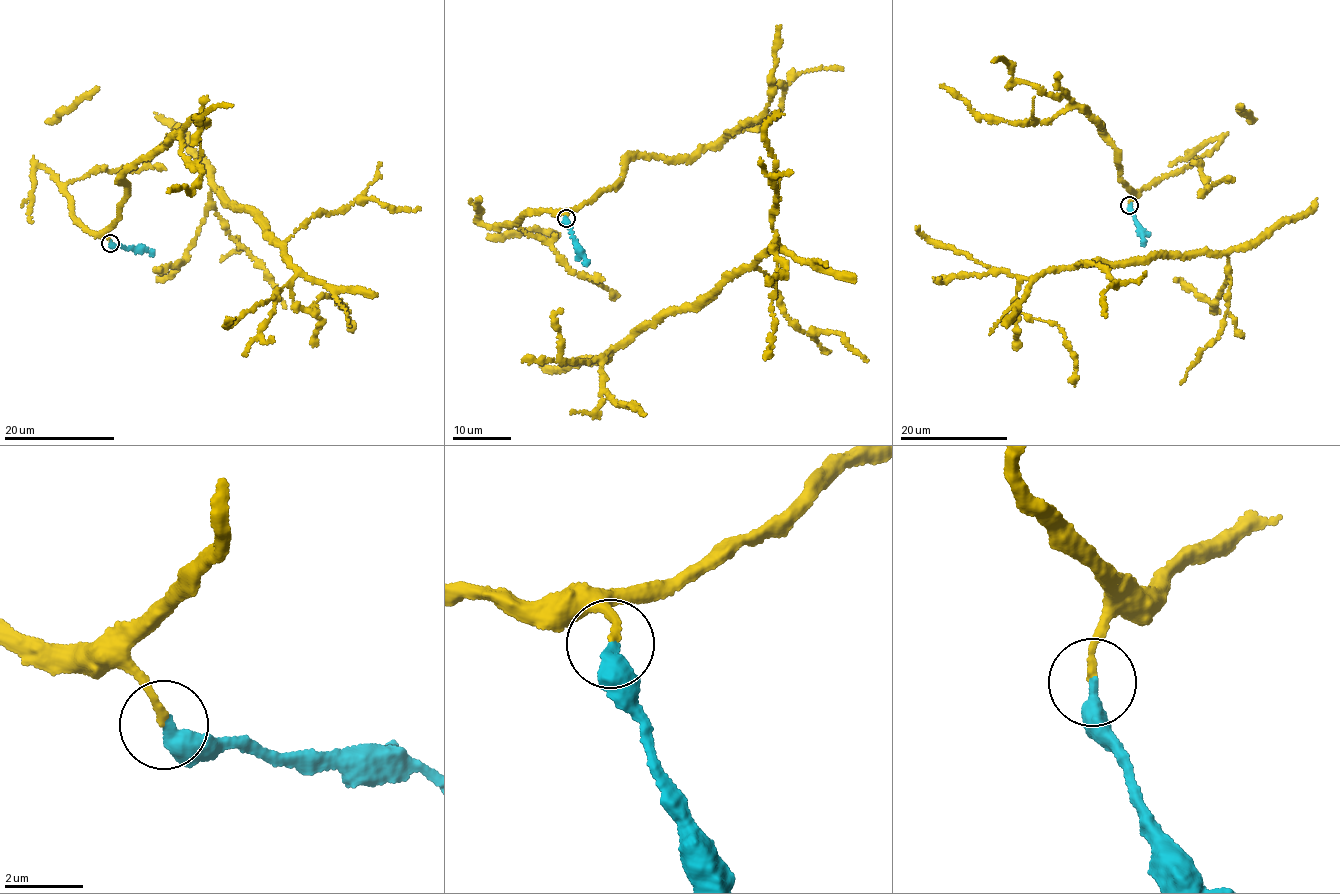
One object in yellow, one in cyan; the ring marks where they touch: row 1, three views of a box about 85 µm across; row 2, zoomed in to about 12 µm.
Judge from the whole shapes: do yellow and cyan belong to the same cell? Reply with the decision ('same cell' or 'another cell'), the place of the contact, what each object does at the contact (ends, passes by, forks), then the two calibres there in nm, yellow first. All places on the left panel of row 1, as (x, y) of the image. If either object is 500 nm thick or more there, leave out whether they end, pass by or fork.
same cell | (110, 243) | yellow ends | cyan ends | 170/400 nm

